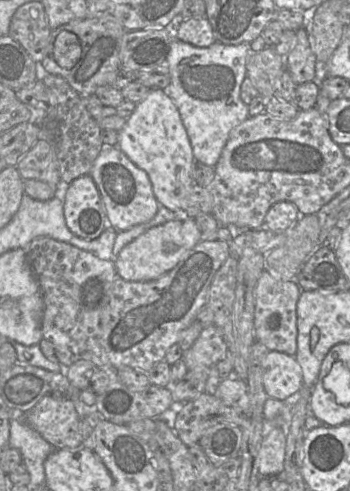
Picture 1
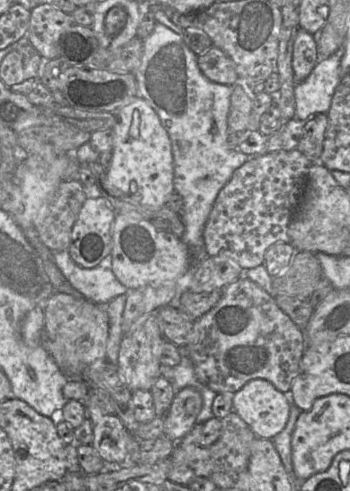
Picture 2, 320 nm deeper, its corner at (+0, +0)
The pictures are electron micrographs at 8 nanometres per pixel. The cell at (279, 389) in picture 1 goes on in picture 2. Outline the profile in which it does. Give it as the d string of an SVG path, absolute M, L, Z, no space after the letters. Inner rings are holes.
M253 379L234 394L233 411L250 427L256 437L272 440L286 426L290 405L284 393L265 379Z

